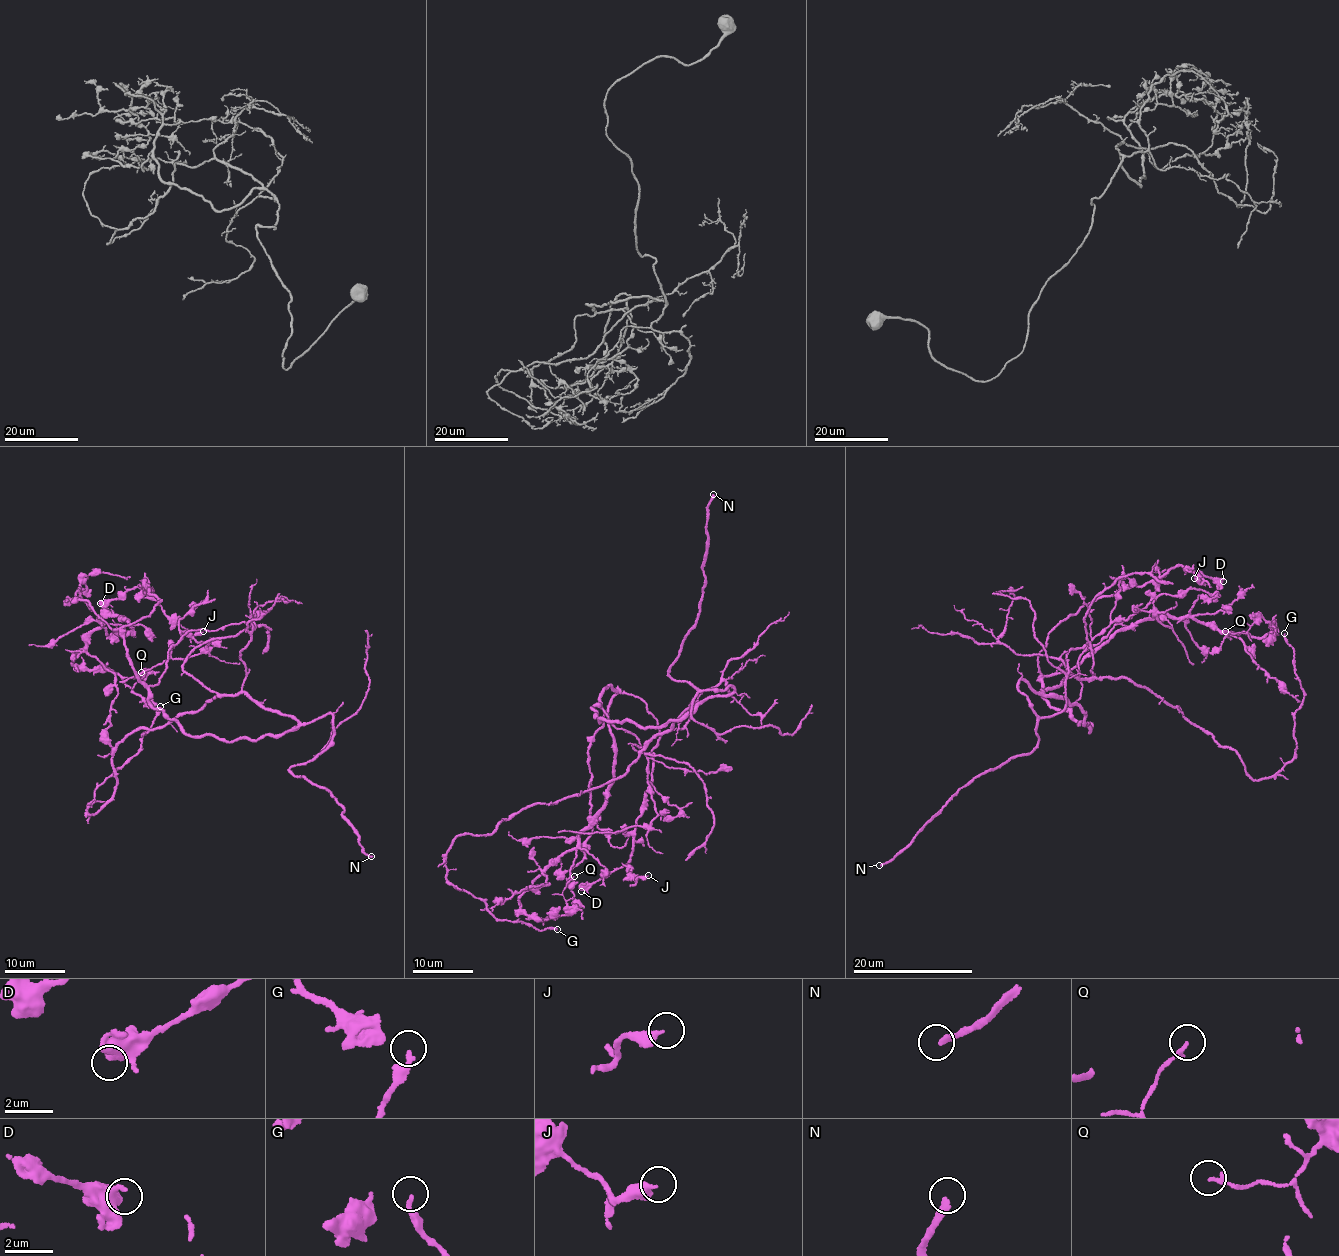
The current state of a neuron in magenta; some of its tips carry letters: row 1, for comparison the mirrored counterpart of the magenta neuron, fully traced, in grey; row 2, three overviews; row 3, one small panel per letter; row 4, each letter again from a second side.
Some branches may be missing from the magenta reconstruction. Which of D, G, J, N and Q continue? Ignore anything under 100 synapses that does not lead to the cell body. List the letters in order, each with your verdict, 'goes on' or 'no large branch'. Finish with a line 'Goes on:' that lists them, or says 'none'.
D: no large branch
G: no large branch
J: no large branch
N: goes on
Q: no large branch
Goes on: N

